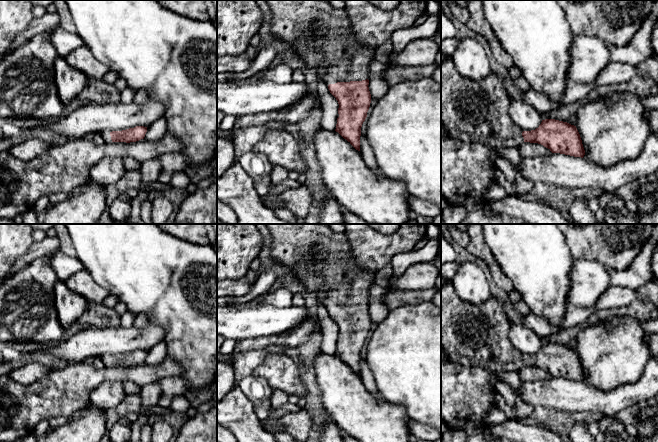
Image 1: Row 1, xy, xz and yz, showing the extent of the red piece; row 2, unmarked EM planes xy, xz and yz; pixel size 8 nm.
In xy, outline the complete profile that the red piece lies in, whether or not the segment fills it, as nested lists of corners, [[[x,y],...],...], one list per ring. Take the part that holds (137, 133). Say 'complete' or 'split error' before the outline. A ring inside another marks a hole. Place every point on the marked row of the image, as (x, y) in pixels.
complete; [[[136,126],[122,131],[112,131],[110,132],[110,136],[112,142],[130,143],[144,139],[146,132],[147,127]]]

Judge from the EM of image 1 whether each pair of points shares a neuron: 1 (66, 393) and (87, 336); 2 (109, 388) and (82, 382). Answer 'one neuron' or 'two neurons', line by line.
1: two neurons
2: two neurons

